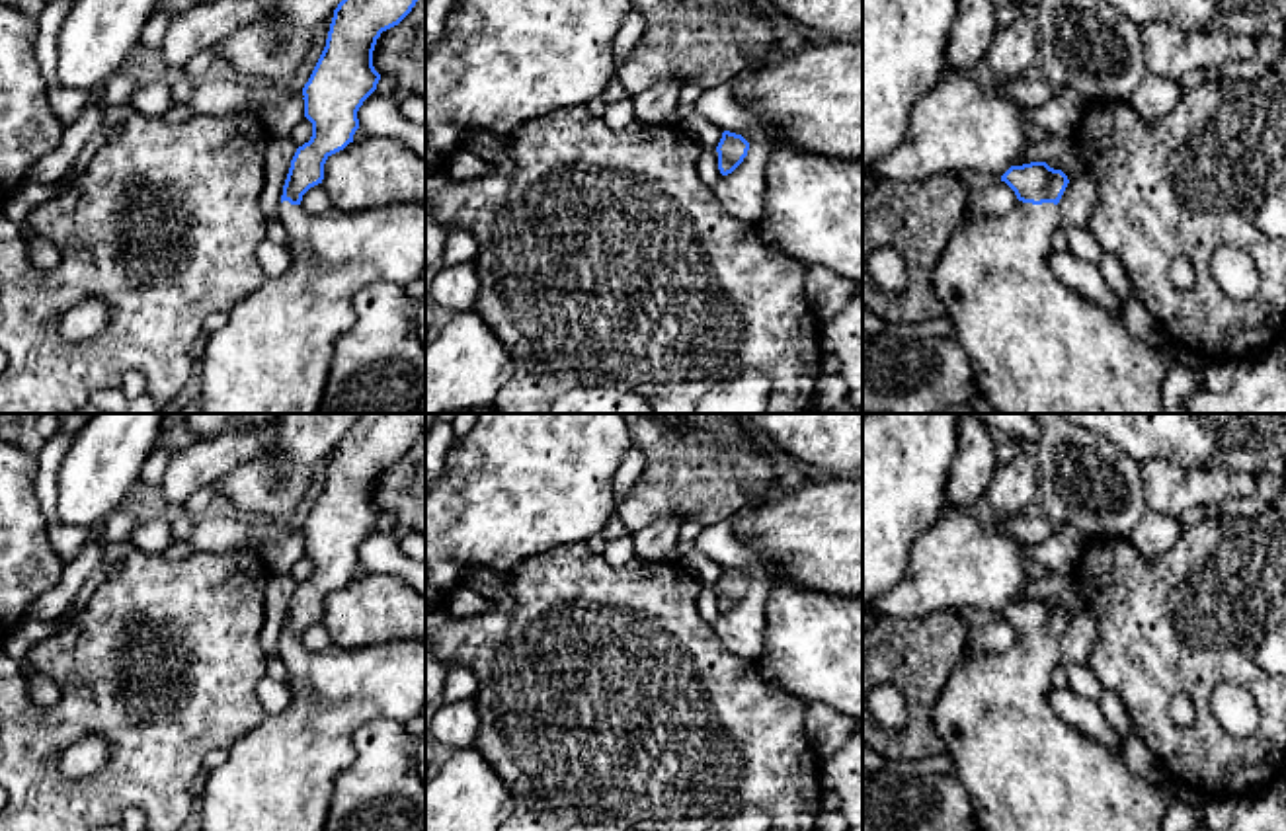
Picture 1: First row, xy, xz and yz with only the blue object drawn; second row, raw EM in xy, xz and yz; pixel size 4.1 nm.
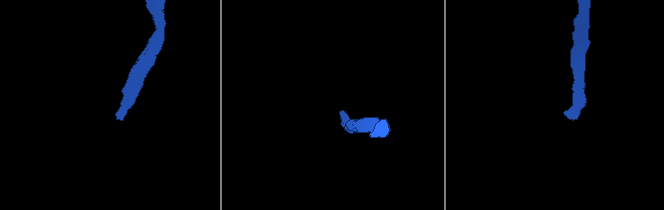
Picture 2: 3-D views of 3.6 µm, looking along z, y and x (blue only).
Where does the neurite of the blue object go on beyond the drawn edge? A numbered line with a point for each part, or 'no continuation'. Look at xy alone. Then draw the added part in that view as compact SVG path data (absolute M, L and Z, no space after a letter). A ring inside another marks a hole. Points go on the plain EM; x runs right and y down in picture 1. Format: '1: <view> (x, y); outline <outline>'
1: xy (280, 777); outline M283 638L279 657L289 673L287 687L293 702L281 714L267 714L228 749L222 767L207 772L205 794L199 800L199 831L324 831L334 780L355 761L355 732L377 718L408 722L420 716L425 704L425 640L398 640L355 650L330 644L322 652L308 652L301 642Z

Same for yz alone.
1: yz (1025, 769); outline M1017 638L1005 652L972 652L956 661L931 710L937 735L954 763L980 831L1163 831L1165 790L1130 772L1120 753L1065 724L1050 706L1052 671L1062 663L1054 640Z

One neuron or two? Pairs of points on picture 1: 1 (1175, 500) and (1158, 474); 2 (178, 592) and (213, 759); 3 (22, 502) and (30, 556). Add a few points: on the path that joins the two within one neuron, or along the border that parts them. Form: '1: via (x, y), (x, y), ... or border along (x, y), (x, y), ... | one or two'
1: via (1173, 494), (1164, 480) | one
2: border along (227, 748), (215, 748), (201, 767) | two
3: via (22, 515), (22, 543) | one

